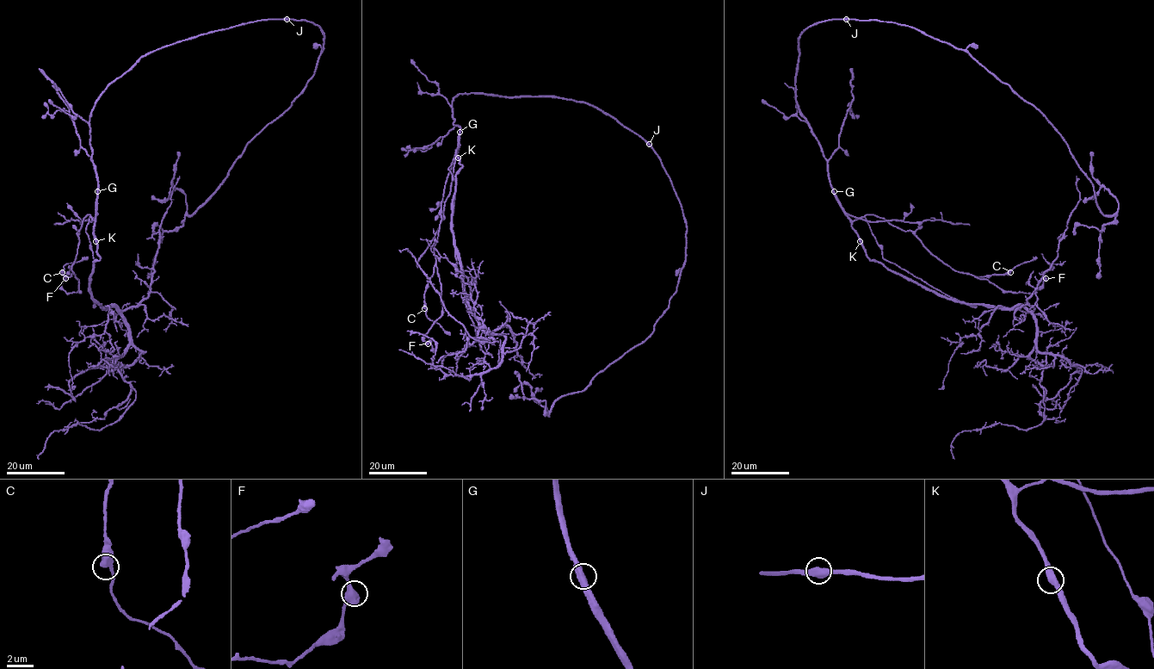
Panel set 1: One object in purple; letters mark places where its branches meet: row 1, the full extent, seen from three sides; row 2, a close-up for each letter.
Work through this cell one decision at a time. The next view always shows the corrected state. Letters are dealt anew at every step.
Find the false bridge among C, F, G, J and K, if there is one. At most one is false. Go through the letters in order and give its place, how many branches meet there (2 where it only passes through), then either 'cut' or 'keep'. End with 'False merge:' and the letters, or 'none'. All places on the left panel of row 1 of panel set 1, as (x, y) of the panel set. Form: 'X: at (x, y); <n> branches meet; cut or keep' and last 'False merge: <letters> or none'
C: at (62, 272); 2 branches meet; keep
F: at (65, 278); 2 branches meet; keep
G: at (97, 191); 2 branches meet; cut
J: at (286, 19); 2 branches meet; keep
K: at (95, 241); 2 branches meet; keep
False merge: G

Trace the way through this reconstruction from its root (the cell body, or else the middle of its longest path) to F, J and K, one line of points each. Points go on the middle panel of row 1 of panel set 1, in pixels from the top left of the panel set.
F: (484, 94), (459, 93), (453, 101), (459, 149), (445, 184), (434, 248), (442, 313), (424, 336), (428, 343)
J: (484, 94), (558, 96), (587, 102), (614, 116), (649, 144)
K: (484, 94), (459, 93), (453, 101), (453, 123), (459, 128), (456, 151), (458, 157)

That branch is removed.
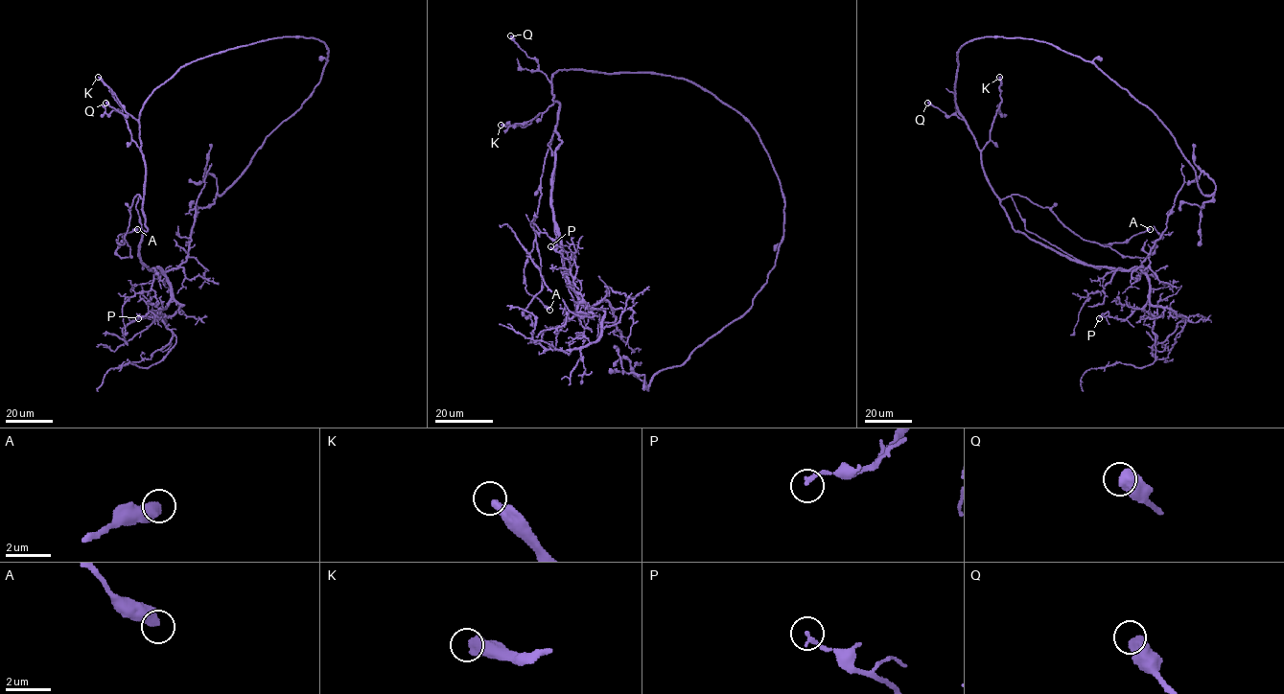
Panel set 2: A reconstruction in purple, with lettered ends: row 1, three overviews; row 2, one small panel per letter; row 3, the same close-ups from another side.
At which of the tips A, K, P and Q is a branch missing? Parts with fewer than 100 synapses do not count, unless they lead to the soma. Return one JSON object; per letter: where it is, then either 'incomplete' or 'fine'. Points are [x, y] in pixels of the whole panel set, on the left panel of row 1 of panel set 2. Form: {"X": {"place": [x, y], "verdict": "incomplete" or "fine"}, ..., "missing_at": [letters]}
{"A": {"place": [137, 229], "verdict": "fine"}, "K": {"place": [98, 77], "verdict": "incomplete"}, "P": {"place": [138, 318], "verdict": "fine"}, "Q": {"place": [105, 103], "verdict": "fine"}, "missing_at": ["K"]}

